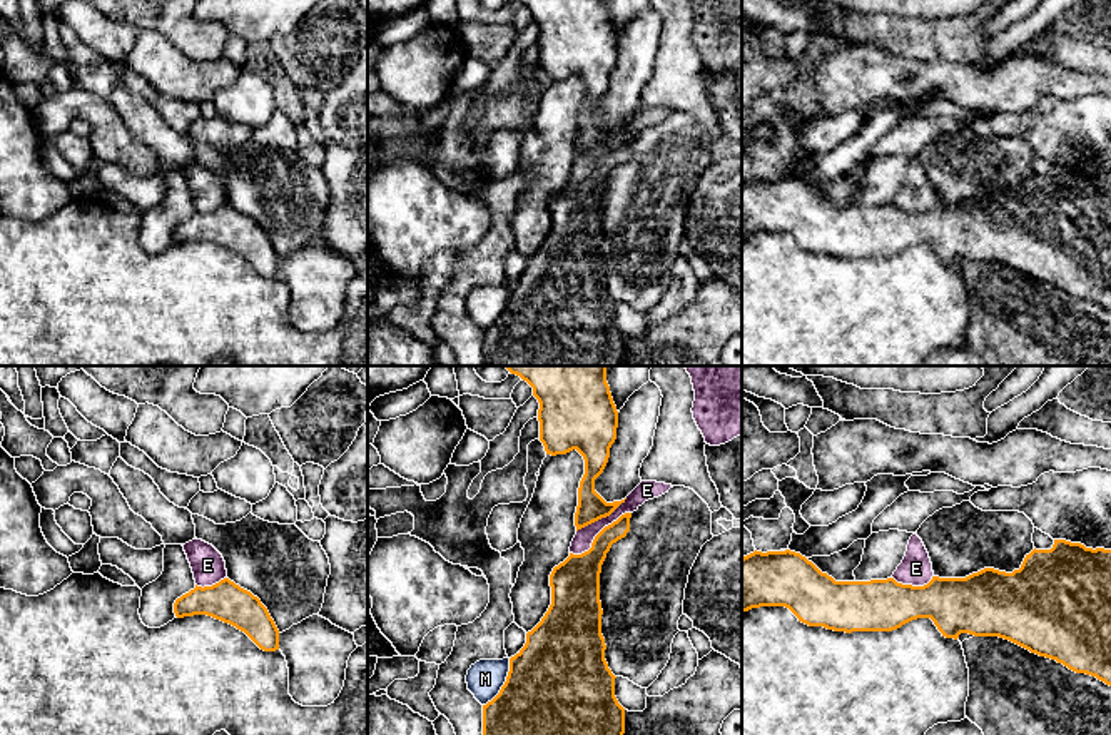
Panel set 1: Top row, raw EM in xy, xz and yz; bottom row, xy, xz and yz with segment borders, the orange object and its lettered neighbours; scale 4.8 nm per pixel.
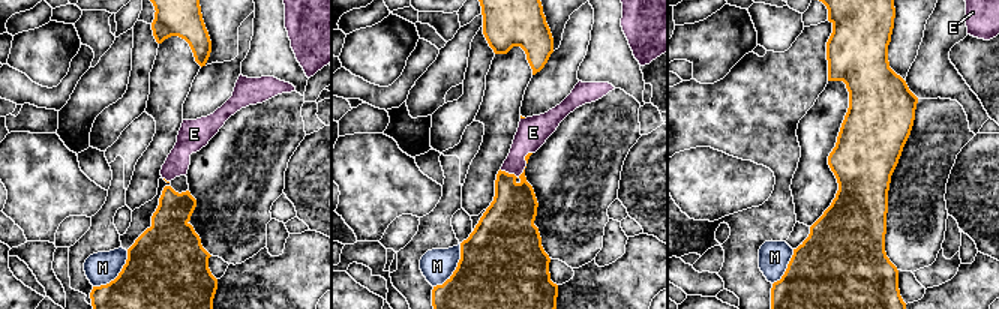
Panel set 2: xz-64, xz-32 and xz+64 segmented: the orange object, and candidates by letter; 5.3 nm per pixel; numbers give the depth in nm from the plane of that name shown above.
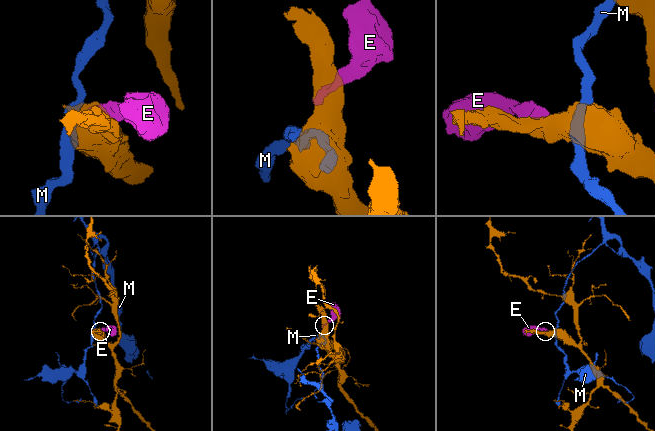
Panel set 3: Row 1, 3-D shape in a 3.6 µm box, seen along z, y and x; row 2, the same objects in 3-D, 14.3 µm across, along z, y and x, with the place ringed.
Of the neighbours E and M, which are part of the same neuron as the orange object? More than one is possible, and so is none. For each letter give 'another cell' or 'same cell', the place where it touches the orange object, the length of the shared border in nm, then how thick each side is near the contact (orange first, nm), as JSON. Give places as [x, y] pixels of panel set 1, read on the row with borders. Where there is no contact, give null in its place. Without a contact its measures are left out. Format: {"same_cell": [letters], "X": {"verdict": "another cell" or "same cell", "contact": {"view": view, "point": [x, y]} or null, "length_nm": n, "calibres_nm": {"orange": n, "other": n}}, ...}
{"same_cell": [], "E": {"verdict": "another cell", "contact": {"view": "xz", "point": [597, 535]}, "length_nm": 360, "calibres_nm": {"orange": 240, "other": 90}}, "M": {"verdict": "another cell", "contact": {"view": "xz", "point": [505, 684]}, "length_nm": 260, "calibres_nm": {"orange": 480, "other": 180}}}

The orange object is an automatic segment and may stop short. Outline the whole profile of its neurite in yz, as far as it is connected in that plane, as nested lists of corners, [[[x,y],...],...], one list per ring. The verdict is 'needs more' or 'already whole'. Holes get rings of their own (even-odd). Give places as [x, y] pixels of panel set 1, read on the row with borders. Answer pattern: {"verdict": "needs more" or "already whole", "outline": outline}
{"verdict": "already whole", "outline": [[[1054,540],[1051,550],[1034,548],[1012,573],[984,568],[966,578],[932,576],[924,586],[902,585],[894,578],[835,581],[800,553],[755,550],[742,558],[742,613],[760,606],[785,606],[809,626],[845,633],[892,631],[912,620],[931,618],[946,638],[957,640],[961,633],[999,636],[1111,687],[1111,550],[1104,548],[1093,550],[1081,543]]]}

